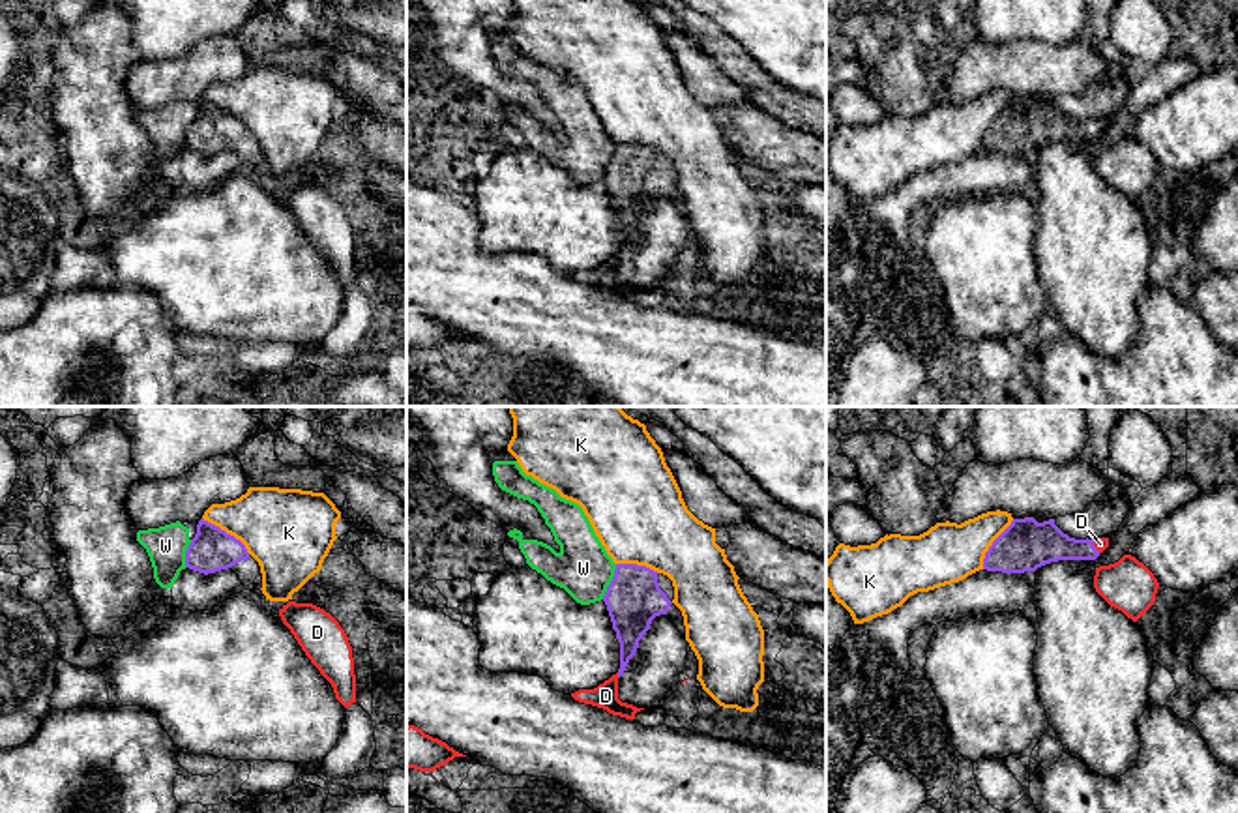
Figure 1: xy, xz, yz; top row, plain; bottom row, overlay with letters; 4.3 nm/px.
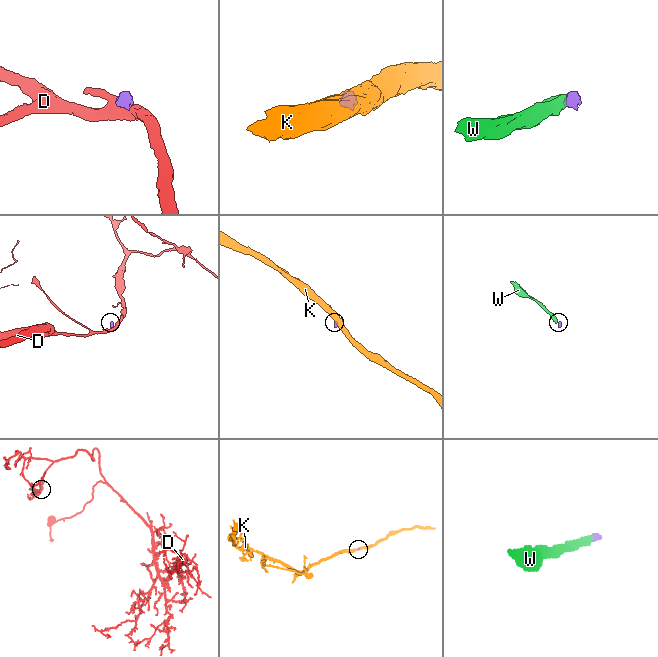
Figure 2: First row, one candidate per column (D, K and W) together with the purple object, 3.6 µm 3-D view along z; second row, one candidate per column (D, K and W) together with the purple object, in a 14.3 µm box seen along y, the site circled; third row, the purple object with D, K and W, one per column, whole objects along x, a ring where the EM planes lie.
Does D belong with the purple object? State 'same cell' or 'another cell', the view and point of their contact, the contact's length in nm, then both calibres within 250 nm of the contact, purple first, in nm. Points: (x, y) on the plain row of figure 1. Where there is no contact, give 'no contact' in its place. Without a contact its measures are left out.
another cell | xz (618, 255) | 30 nm | 170/110 nm

